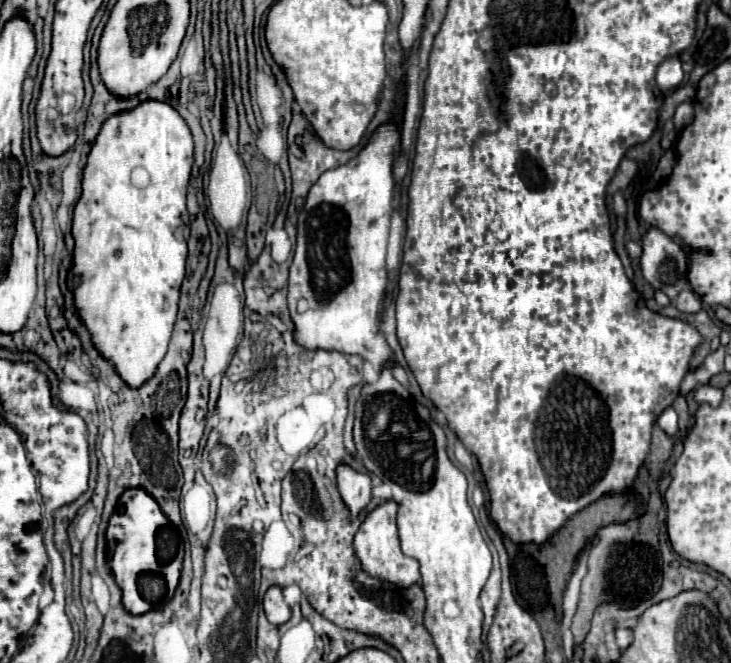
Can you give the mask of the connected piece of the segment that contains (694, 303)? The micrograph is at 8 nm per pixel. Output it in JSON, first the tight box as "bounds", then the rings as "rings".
{"bounds":[676,290,702,314],"rings":[[[684,290],[684,292],[680,292],[678,298],[676,298],[676,308],[678,308],[680,312],[694,314],[694,312],[698,312],[698,310],[702,308],[702,302],[700,302],[700,298],[698,298],[692,290]]]}

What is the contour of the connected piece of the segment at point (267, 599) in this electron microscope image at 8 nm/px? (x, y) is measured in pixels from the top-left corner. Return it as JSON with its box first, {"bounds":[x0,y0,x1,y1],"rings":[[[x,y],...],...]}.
{"bounds":[264,586,292,624],"rings":[[[272,586],[264,596],[264,612],[270,624],[286,624],[292,618],[290,606],[284,602],[282,590],[278,586]]]}

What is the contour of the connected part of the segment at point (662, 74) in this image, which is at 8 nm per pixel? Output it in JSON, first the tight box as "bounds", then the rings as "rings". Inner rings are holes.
{"bounds":[656,57,684,92],"rings":[[[679,57],[666,58],[658,66],[656,82],[658,82],[658,88],[662,92],[668,92],[668,90],[678,88],[682,84],[682,78],[684,78],[684,70],[682,70],[682,62],[680,62]]]}

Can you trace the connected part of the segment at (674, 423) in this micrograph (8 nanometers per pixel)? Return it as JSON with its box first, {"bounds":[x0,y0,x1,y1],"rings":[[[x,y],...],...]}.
{"bounds":[658,408,678,436],"rings":[[[666,408],[660,418],[658,418],[658,426],[668,434],[668,436],[676,436],[678,434],[678,414],[674,408]]]}

